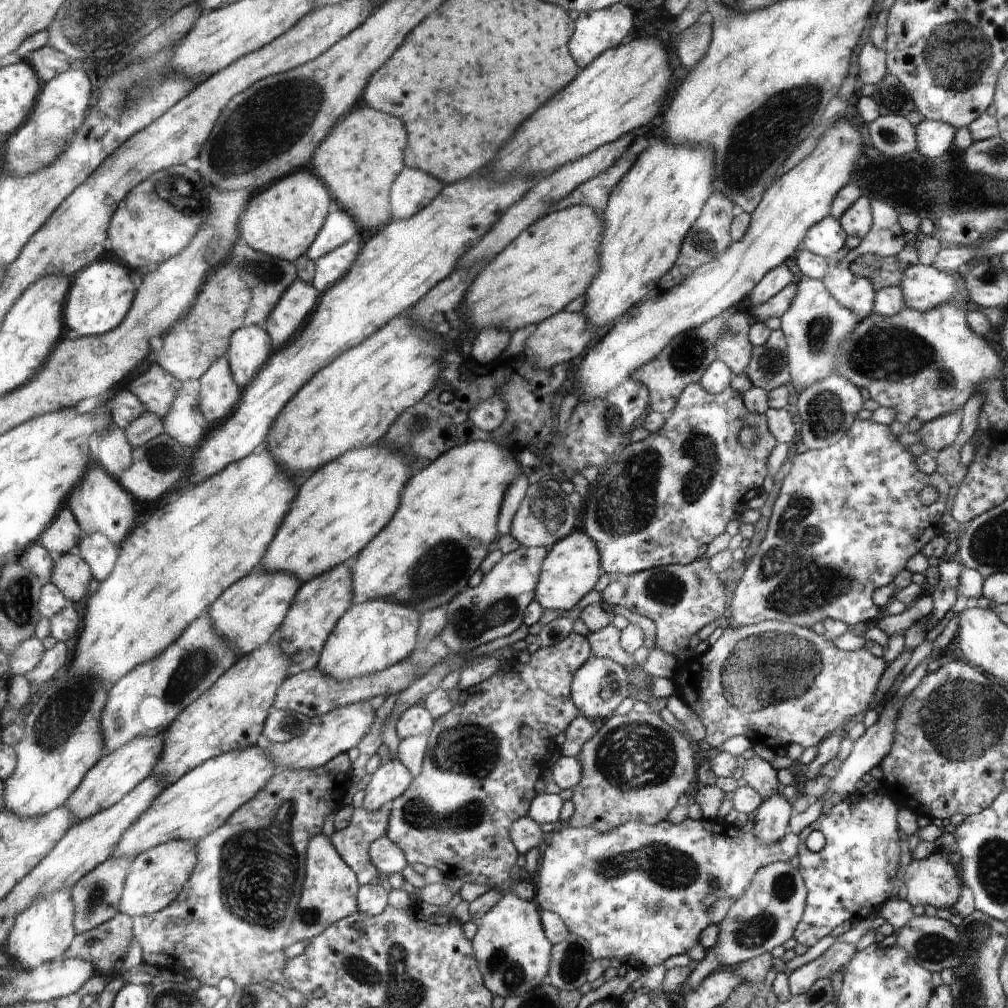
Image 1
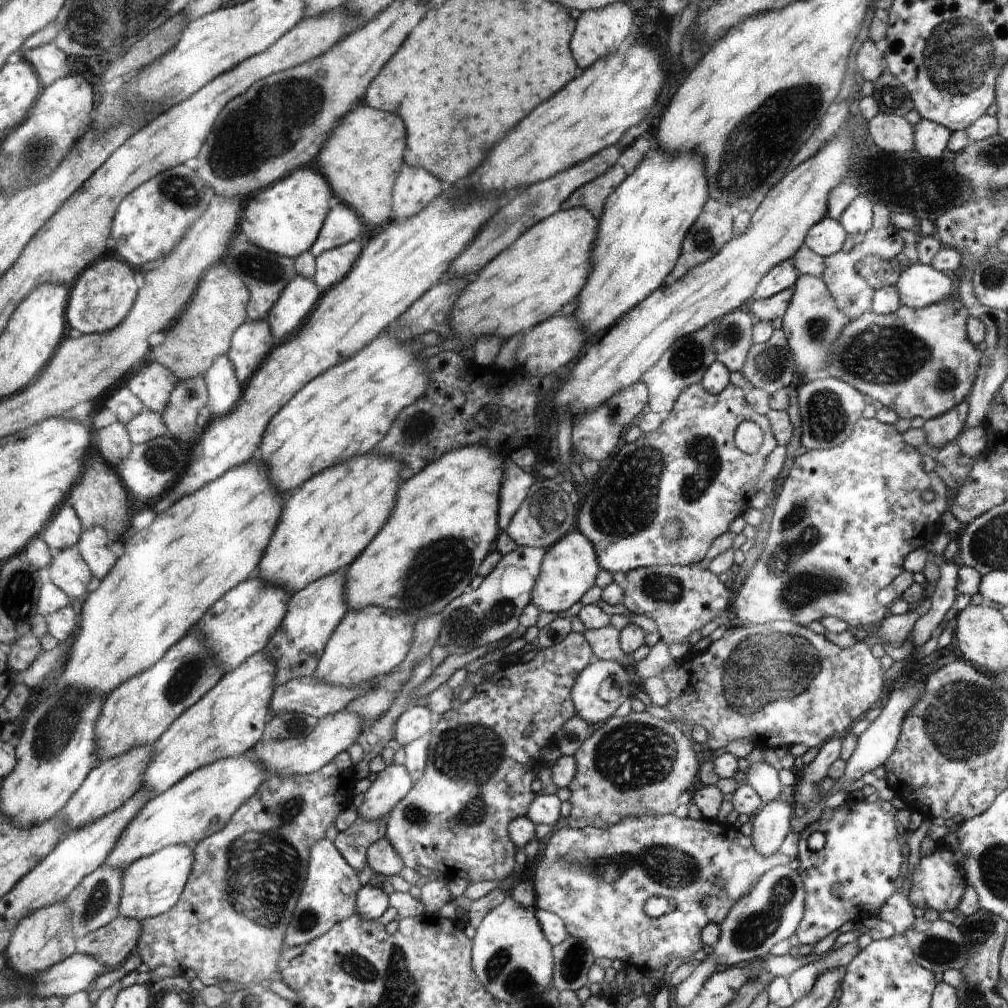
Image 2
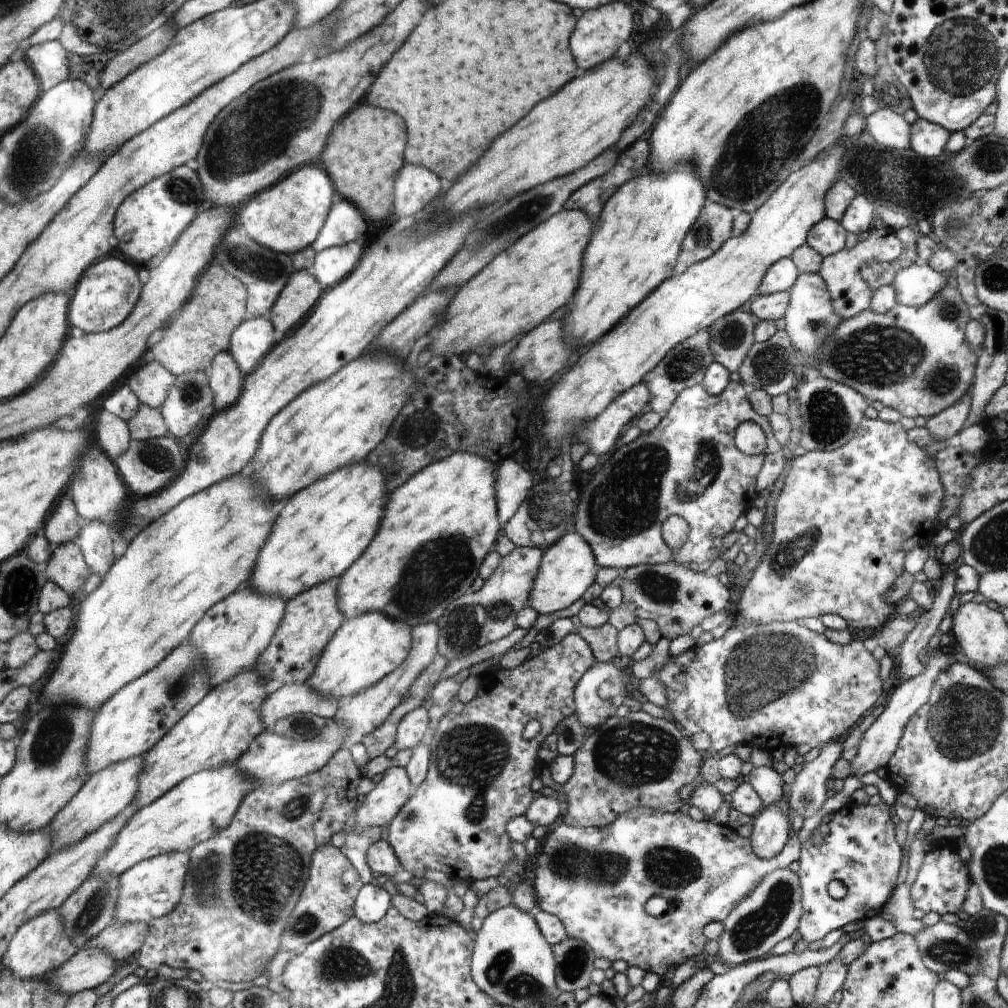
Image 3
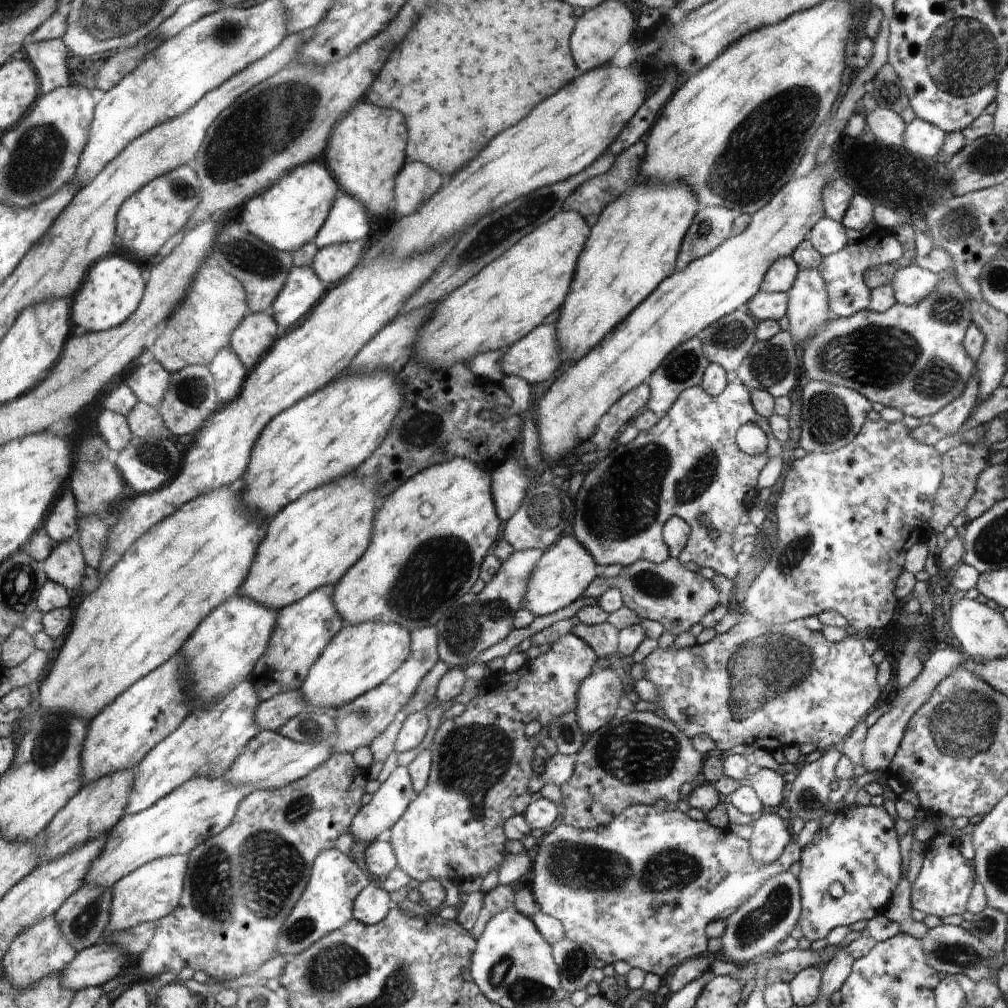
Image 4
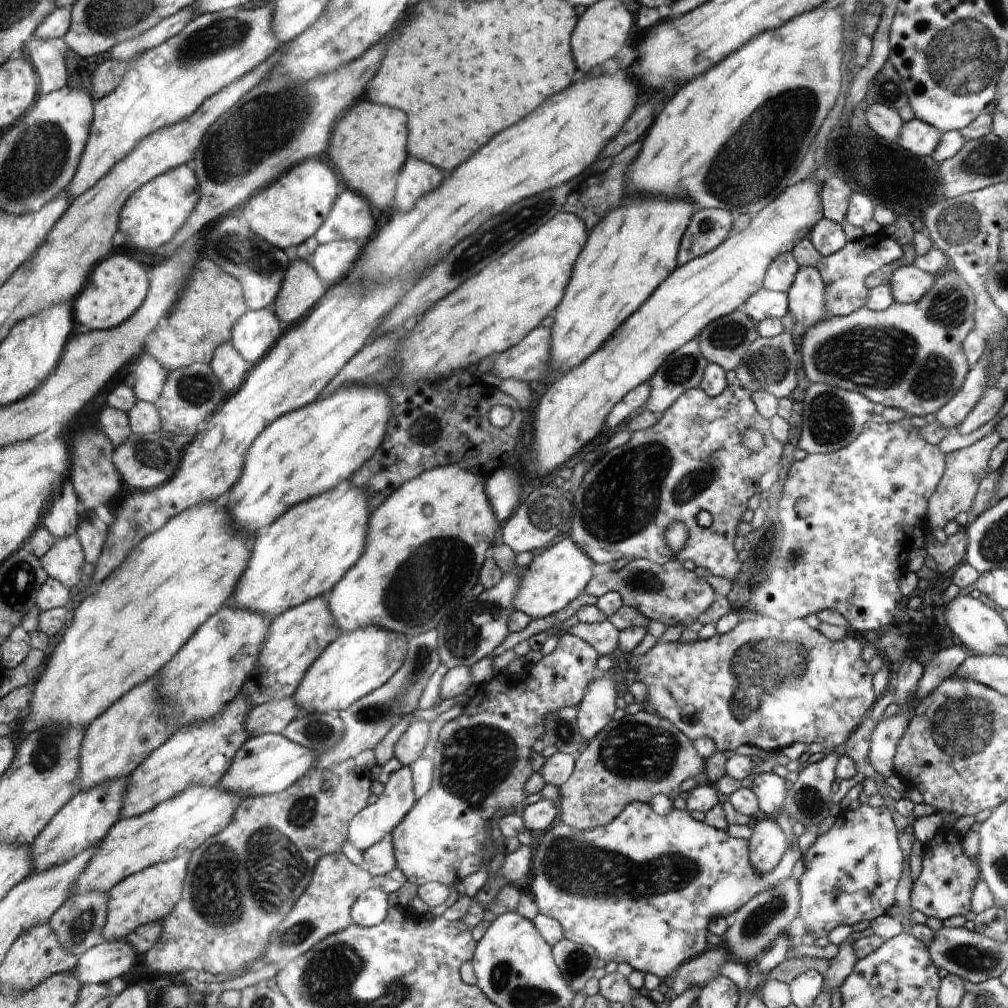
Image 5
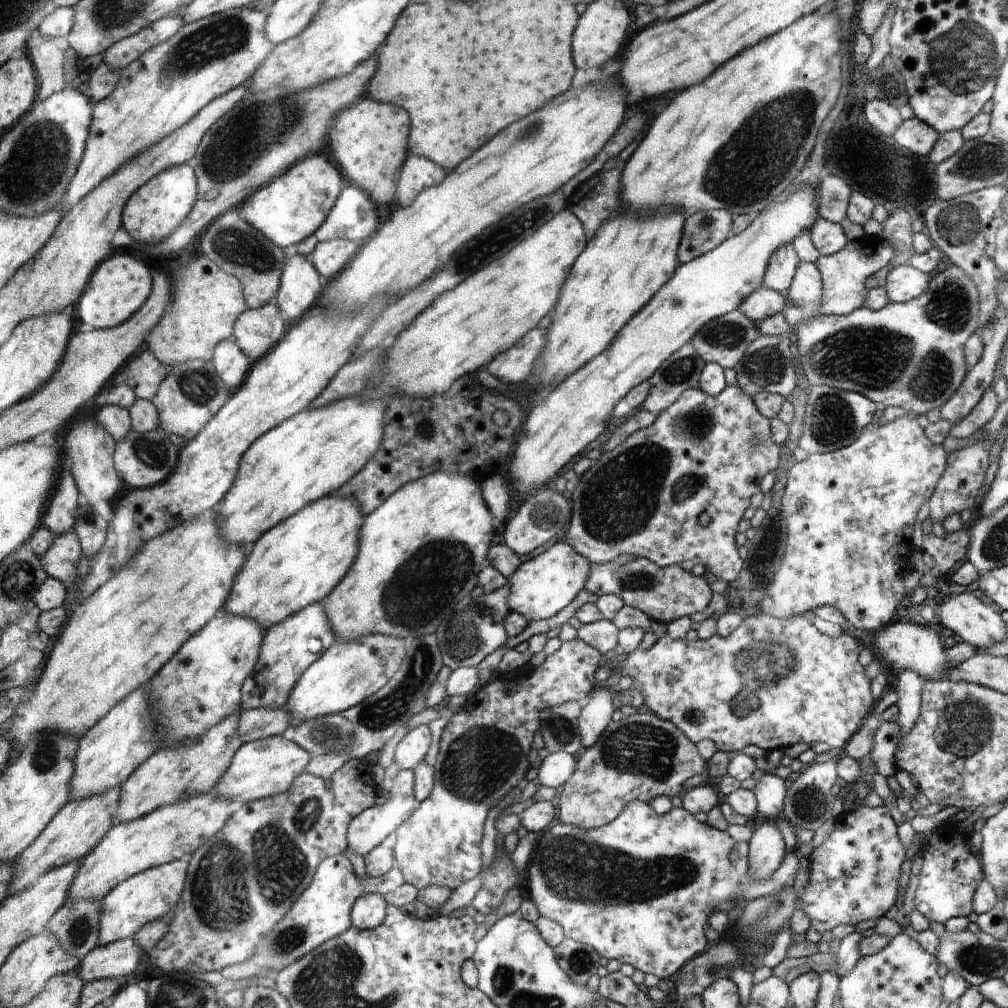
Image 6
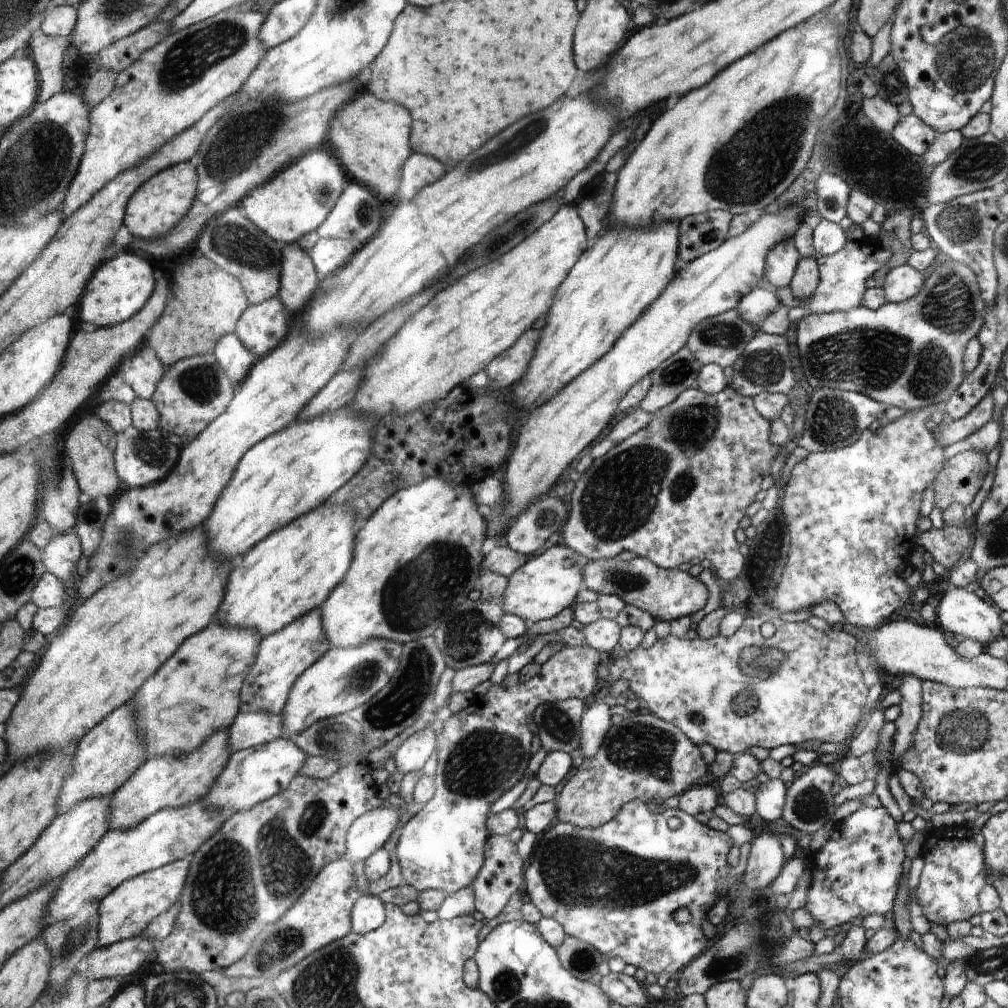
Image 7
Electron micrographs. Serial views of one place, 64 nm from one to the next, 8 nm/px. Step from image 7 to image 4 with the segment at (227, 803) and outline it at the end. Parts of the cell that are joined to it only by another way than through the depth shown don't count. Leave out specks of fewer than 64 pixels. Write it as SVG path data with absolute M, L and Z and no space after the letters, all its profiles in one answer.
M262 730L244 746L243 753L240 754L239 761L237 761L236 765L231 769L229 776L236 784L240 784L240 786L244 784L244 786L250 787L252 790L261 790L264 788L268 788L268 790L278 790L278 788L284 788L284 786L288 786L288 784L292 784L292 782L307 777L307 775L316 770L318 766L323 765L332 755L332 747L335 739L336 735L331 741L323 740L317 744L298 743L290 738L285 738L283 735L280 735L278 731Z

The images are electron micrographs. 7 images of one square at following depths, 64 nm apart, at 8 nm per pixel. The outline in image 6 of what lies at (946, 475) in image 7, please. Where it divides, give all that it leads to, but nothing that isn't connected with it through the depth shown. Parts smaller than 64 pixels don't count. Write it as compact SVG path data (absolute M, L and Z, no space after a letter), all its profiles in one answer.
M983 438L975 443L956 449L948 453L947 468L944 469L943 476L936 485L935 492L930 499L930 517L925 519L919 528L919 547L928 552L940 569L942 574L952 573L954 569L966 560L968 546L970 544L969 533L964 528L952 533L945 533L942 536L936 536L932 532L932 520L944 520L952 514L960 514L962 510L972 509L974 498L981 492L984 484L984 474L988 468L988 450L994 445L994 440Z

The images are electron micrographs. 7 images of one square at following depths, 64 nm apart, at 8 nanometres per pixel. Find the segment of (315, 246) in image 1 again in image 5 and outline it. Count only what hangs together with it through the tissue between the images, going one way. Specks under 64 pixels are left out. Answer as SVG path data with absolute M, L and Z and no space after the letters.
M352 189L344 190L332 203L330 214L316 231L320 245L336 239L360 240L374 230L374 218L370 214L368 200Z

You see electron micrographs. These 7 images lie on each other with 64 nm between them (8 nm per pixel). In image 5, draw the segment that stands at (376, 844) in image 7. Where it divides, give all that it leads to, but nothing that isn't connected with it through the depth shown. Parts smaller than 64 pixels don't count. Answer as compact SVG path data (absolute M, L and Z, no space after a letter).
M403 766L398 771L392 772L385 784L384 792L378 797L376 803L364 808L351 822L348 838L360 852L370 849L371 846L384 840L386 834L394 832L400 821L415 806L414 778L409 767Z

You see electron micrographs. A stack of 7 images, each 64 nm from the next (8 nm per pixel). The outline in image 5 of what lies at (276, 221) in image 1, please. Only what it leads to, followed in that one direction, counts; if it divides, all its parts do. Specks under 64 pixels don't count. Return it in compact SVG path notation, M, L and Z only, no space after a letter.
M318 158L302 162L296 170L290 170L276 182L276 186L268 186L268 190L260 190L252 202L244 204L244 222L252 226L252 230L266 239L272 246L280 250L293 251L298 245L314 237L316 231L326 220L328 210L336 196L342 192L342 184L338 176Z

